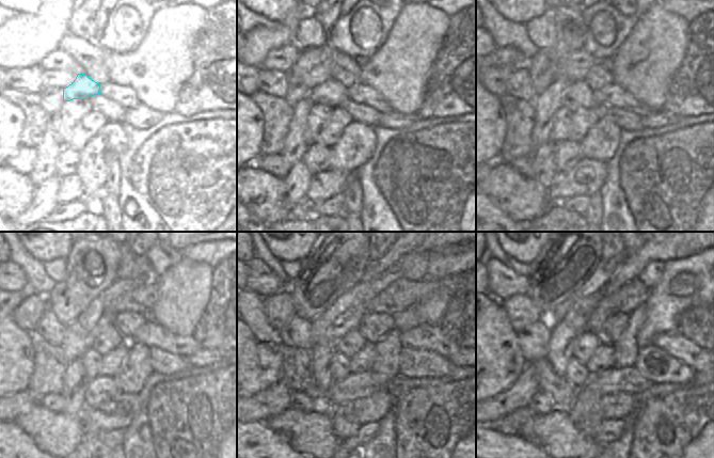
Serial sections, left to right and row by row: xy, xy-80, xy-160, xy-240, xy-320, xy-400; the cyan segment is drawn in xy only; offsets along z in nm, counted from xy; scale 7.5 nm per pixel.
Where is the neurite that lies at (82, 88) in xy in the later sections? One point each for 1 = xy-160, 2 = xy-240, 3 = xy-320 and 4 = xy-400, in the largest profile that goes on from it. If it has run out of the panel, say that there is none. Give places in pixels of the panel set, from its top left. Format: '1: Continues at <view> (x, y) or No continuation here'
1: Continues at xy-160 (578, 95)
2: Continues at xy-240 (110, 338)
3: Continues at xy-320 (349, 345)
4: Continues at xy-400 (589, 342)

